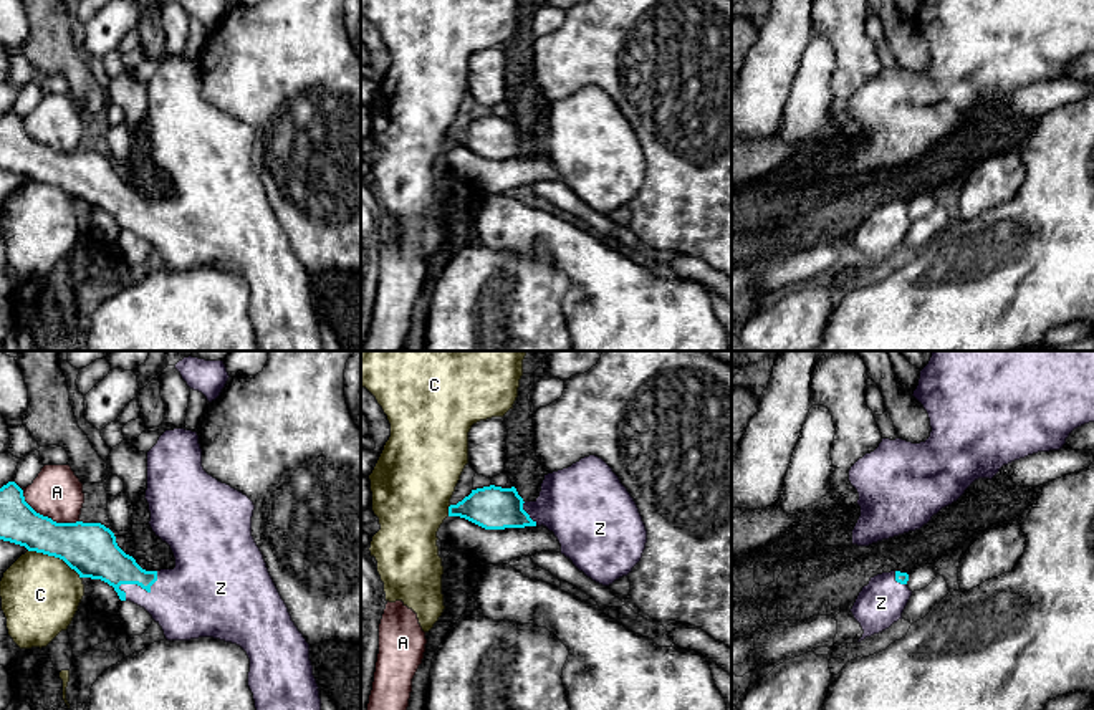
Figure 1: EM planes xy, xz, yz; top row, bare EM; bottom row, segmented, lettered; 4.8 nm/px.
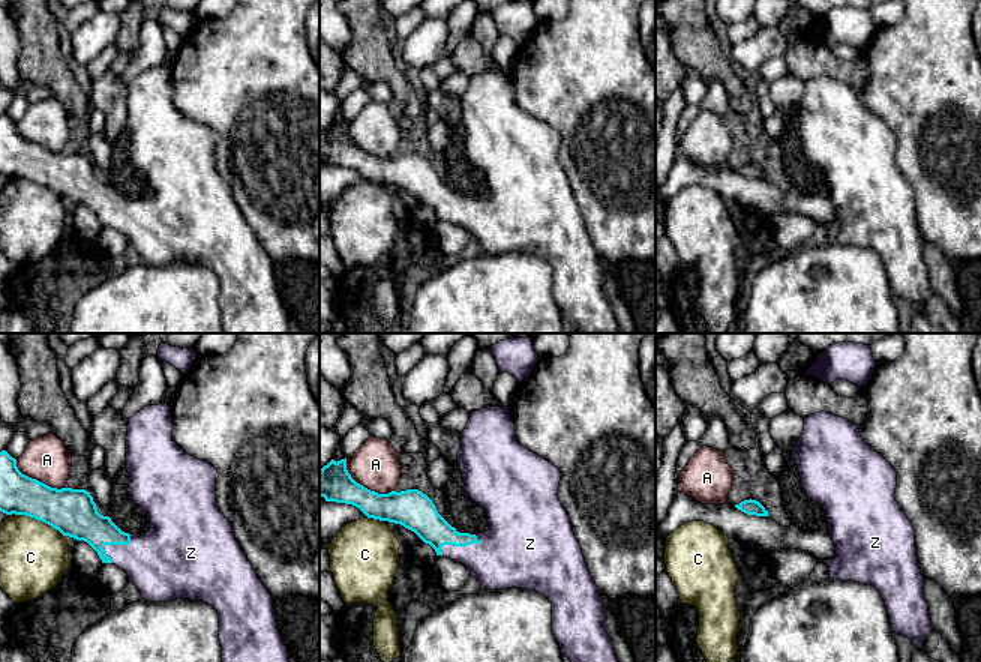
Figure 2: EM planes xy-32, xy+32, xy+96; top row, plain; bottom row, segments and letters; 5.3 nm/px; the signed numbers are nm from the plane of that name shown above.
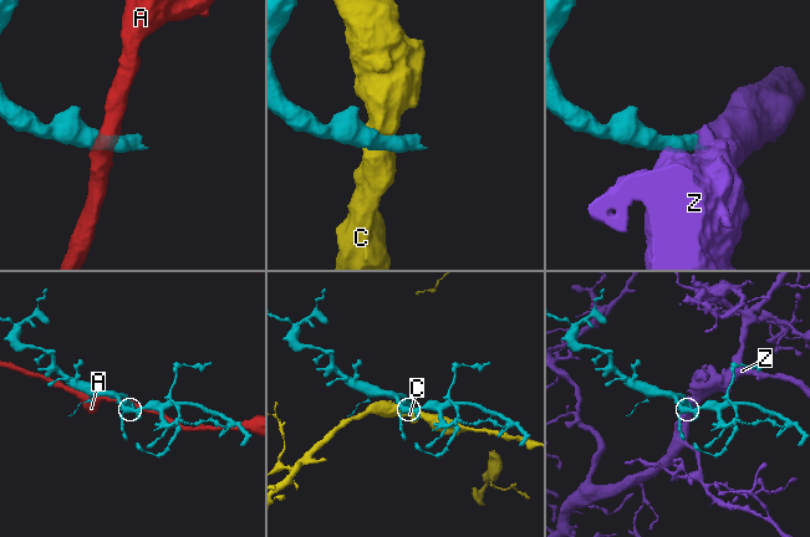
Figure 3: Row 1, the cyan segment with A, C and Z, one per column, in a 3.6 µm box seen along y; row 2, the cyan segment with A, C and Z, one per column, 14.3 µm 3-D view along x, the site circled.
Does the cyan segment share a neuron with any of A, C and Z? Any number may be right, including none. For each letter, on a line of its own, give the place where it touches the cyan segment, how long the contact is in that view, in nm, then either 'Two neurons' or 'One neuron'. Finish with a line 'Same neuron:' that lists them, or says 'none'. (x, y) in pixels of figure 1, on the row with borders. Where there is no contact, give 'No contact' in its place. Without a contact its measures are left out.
A: Touches cyan at xy (47, 517). Shared border 320 nm. Two neurons
C: Touches cyan at xy (55, 556). Shared border 300 nm. Two neurons
Z: Touches cyan at xy (136, 583). Shared border 220 nm. One neuron
Same neuron: Z

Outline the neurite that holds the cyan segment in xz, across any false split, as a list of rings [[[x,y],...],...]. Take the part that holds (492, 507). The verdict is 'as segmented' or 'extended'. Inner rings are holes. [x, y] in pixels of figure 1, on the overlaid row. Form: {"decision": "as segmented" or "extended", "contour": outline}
{"decision": "extended", "contour": [[[589,455],[568,468],[545,475],[540,497],[525,501],[515,487],[483,487],[472,490],[449,516],[465,518],[485,530],[546,526],[561,544],[561,554],[593,581],[609,586],[627,576],[641,561],[647,543],[647,530],[639,508],[612,468],[599,457]]]}

